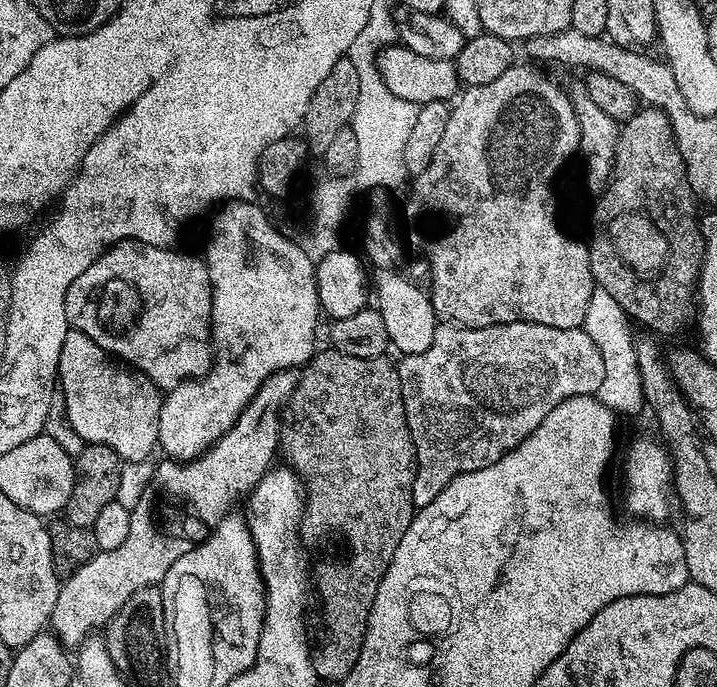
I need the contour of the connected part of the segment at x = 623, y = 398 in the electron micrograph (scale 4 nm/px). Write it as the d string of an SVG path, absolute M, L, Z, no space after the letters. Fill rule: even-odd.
M595 287L587 307L586 318L582 325L598 346L602 357L603 378L595 396L597 400L612 411L623 414L638 414L644 410L644 391L641 388L641 370L637 362L635 337L630 334L631 323L618 302L606 290Z

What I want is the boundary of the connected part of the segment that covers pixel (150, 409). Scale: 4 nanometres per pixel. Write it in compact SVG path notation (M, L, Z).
M70 330L62 342L58 391L66 398L70 423L85 442L110 446L124 462L153 455L152 448L154 452L158 444L161 389L139 370L117 362L86 334Z

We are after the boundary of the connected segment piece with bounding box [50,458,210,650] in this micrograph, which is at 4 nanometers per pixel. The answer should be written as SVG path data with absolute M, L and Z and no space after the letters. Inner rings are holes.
M161 459L155 465L153 477L147 483L142 498L130 512L130 531L126 542L90 558L82 570L61 583L58 602L54 602L50 631L65 648L79 649L95 633L92 632L95 628L103 629L107 625L129 594L159 585L178 558L208 539L210 522L204 517L204 508L200 508L188 492L180 492L180 488L176 488L176 492L168 492L168 476L172 476L168 468L180 465L180 472L188 472L188 464L196 468L196 459L187 462Z

